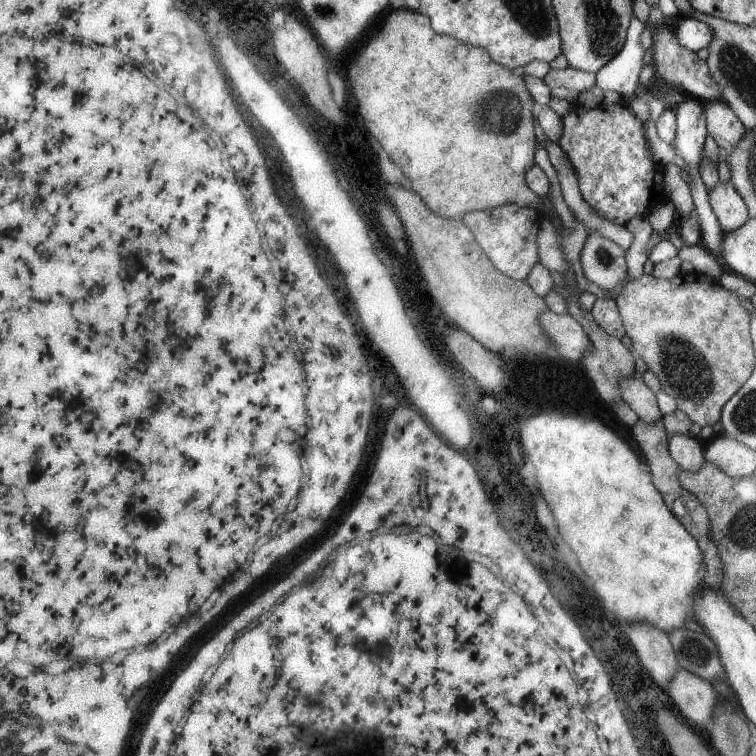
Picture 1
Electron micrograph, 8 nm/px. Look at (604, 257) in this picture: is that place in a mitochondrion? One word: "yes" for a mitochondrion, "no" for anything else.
yes

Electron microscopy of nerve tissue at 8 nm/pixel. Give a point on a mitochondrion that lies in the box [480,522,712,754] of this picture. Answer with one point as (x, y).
(696, 652)

